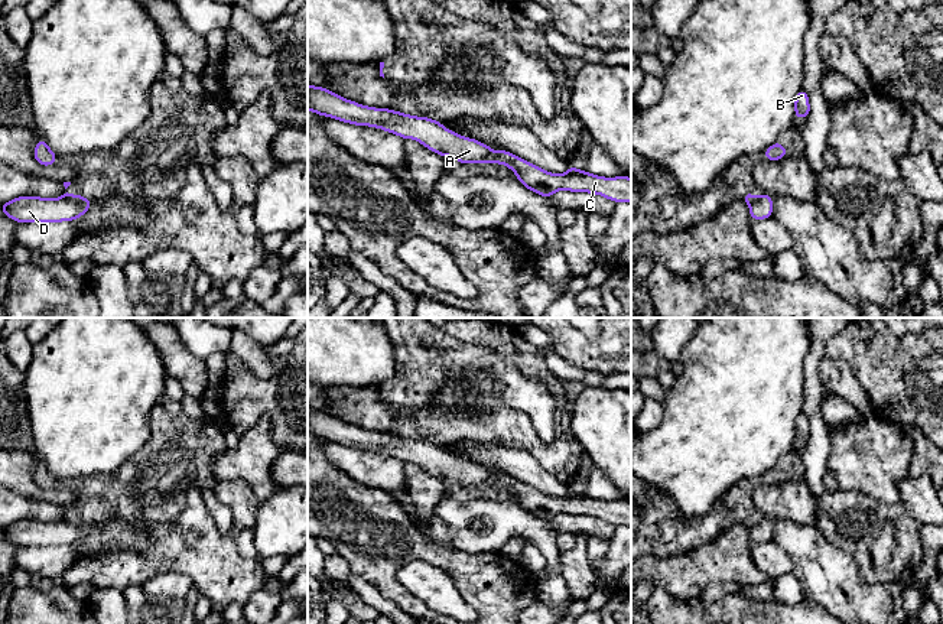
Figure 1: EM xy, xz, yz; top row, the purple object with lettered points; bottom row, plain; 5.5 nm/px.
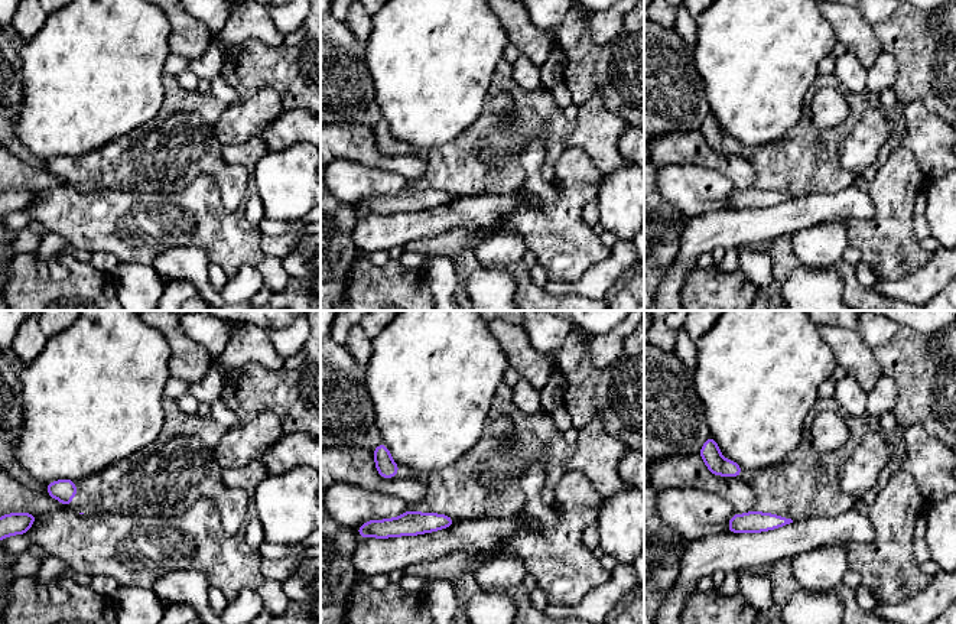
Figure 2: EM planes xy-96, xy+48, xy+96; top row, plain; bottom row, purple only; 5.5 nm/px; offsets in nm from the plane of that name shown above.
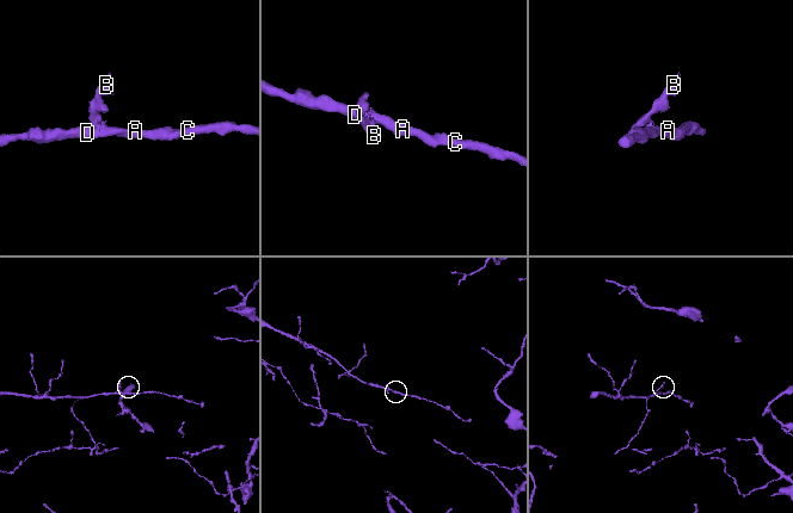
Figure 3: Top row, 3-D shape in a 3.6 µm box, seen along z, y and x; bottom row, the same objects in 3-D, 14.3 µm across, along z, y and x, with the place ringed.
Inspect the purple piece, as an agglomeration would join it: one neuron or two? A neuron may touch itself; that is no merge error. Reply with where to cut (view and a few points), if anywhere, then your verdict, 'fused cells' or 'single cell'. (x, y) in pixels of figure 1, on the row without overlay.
cut in xy along (62, 520), (71, 525), (87, 523); fused cells

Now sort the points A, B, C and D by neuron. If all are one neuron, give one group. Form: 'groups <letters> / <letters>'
groups A C D / B

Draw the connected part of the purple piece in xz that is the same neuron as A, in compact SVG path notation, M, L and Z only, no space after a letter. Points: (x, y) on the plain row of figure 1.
M308 409L308 433L344 446L378 451L403 462L414 462L429 474L440 480L451 480L459 487L495 485L507 488L526 511L542 520L549 521L559 513L566 513L602 519L614 526L631 526L631 501L602 501L570 488L563 498L549 497L507 474L494 475L478 464L458 459L433 442L365 430L312 409Z

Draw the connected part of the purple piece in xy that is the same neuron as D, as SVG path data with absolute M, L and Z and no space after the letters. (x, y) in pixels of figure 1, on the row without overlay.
M19 520L0 529L1 536L17 546L59 546L78 543L91 532L91 523L72 526L64 520L45 523L39 520Z

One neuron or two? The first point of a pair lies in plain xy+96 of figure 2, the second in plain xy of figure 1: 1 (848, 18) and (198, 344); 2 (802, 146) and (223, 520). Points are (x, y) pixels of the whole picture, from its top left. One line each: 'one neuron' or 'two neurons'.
1: two neurons
2: one neuron

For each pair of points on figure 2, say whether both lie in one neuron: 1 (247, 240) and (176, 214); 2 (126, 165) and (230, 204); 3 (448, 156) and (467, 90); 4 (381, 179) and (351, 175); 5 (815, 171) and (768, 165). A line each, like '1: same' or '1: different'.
1: same
2: same
3: different
4: same
5: same

